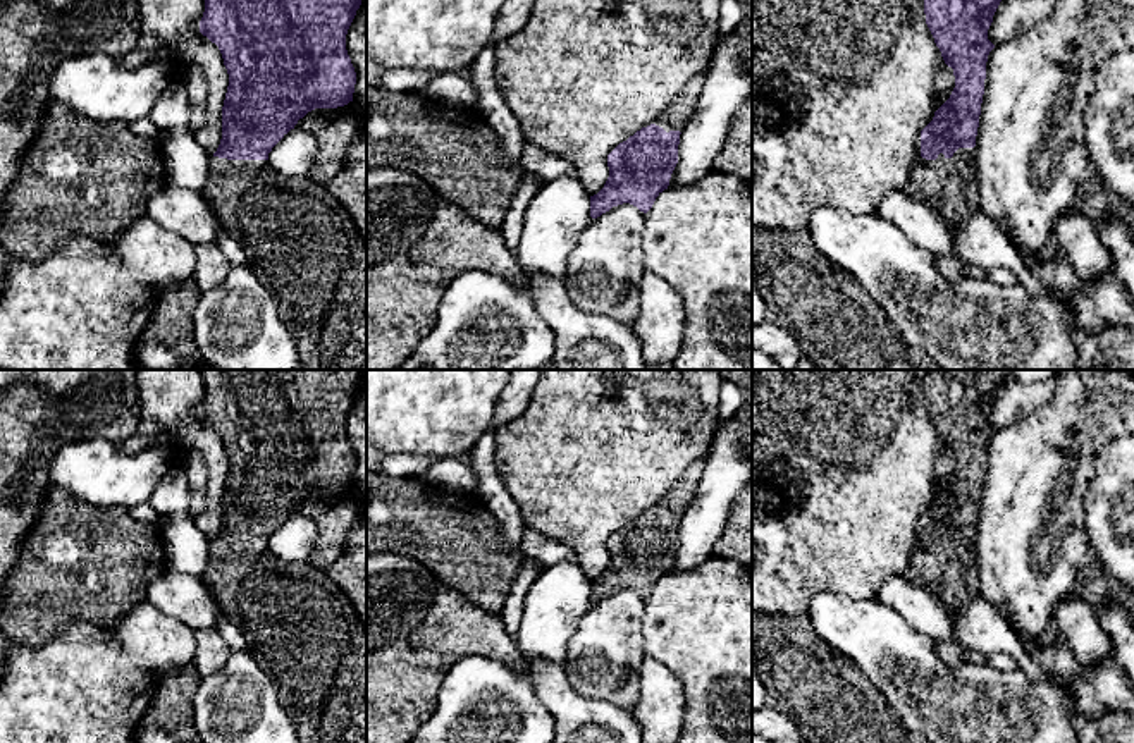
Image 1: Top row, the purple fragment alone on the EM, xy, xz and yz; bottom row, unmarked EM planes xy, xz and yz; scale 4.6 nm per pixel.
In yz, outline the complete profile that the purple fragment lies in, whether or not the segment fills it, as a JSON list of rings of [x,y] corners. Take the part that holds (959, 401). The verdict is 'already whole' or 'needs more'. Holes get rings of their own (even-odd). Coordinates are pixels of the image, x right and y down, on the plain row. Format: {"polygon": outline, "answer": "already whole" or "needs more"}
{"polygon": [[[928,370],[924,377],[926,409],[948,452],[953,454],[955,473],[921,516],[921,543],[914,550],[903,576],[934,593],[948,617],[979,593],[976,571],[976,521],[984,480],[986,447],[995,430],[988,425],[993,401],[1008,370]]], "answer": "needs more"}

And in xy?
{"polygon": [[[201,370],[205,397],[200,418],[215,428],[229,459],[229,471],[222,492],[222,525],[210,540],[210,561],[203,581],[215,597],[227,619],[241,631],[246,648],[258,666],[272,678],[280,705],[294,719],[299,743],[367,743],[367,629],[363,628],[349,597],[329,578],[308,564],[287,566],[268,550],[272,533],[315,494],[337,494],[353,487],[356,457],[346,435],[346,420],[361,390],[363,370]]], "answer": "needs more"}

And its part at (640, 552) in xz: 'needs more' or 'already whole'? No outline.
needs more

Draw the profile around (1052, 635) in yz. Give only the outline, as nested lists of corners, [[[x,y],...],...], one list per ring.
[[[1050,619],[1046,631],[1039,638],[1029,640],[1024,638],[1022,635],[1019,636],[1026,645],[1036,645],[1039,648],[1057,645],[1062,640],[1060,629],[1053,619]]]

